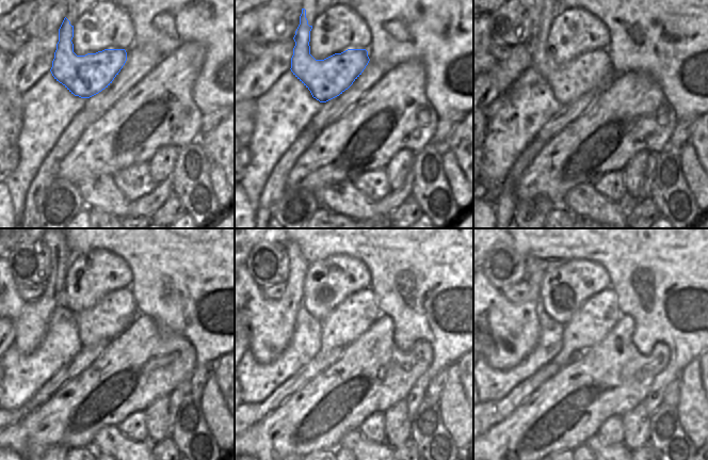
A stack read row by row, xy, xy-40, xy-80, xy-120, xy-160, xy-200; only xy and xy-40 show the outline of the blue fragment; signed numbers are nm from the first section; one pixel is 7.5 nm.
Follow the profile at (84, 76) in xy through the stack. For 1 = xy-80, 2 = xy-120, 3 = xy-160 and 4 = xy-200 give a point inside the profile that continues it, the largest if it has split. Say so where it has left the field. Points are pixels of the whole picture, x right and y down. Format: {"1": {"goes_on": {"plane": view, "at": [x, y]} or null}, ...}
{"1": {"goes_on": {"plane": "xy-80", "at": [591, 70]}}, "2": {"goes_on": {"plane": "xy-120", "at": [113, 315]}}, "3": {"goes_on": {"plane": "xy-160", "at": [355, 315]}}, "4": {"goes_on": {"plane": "xy-200", "at": [594, 320]}}}

